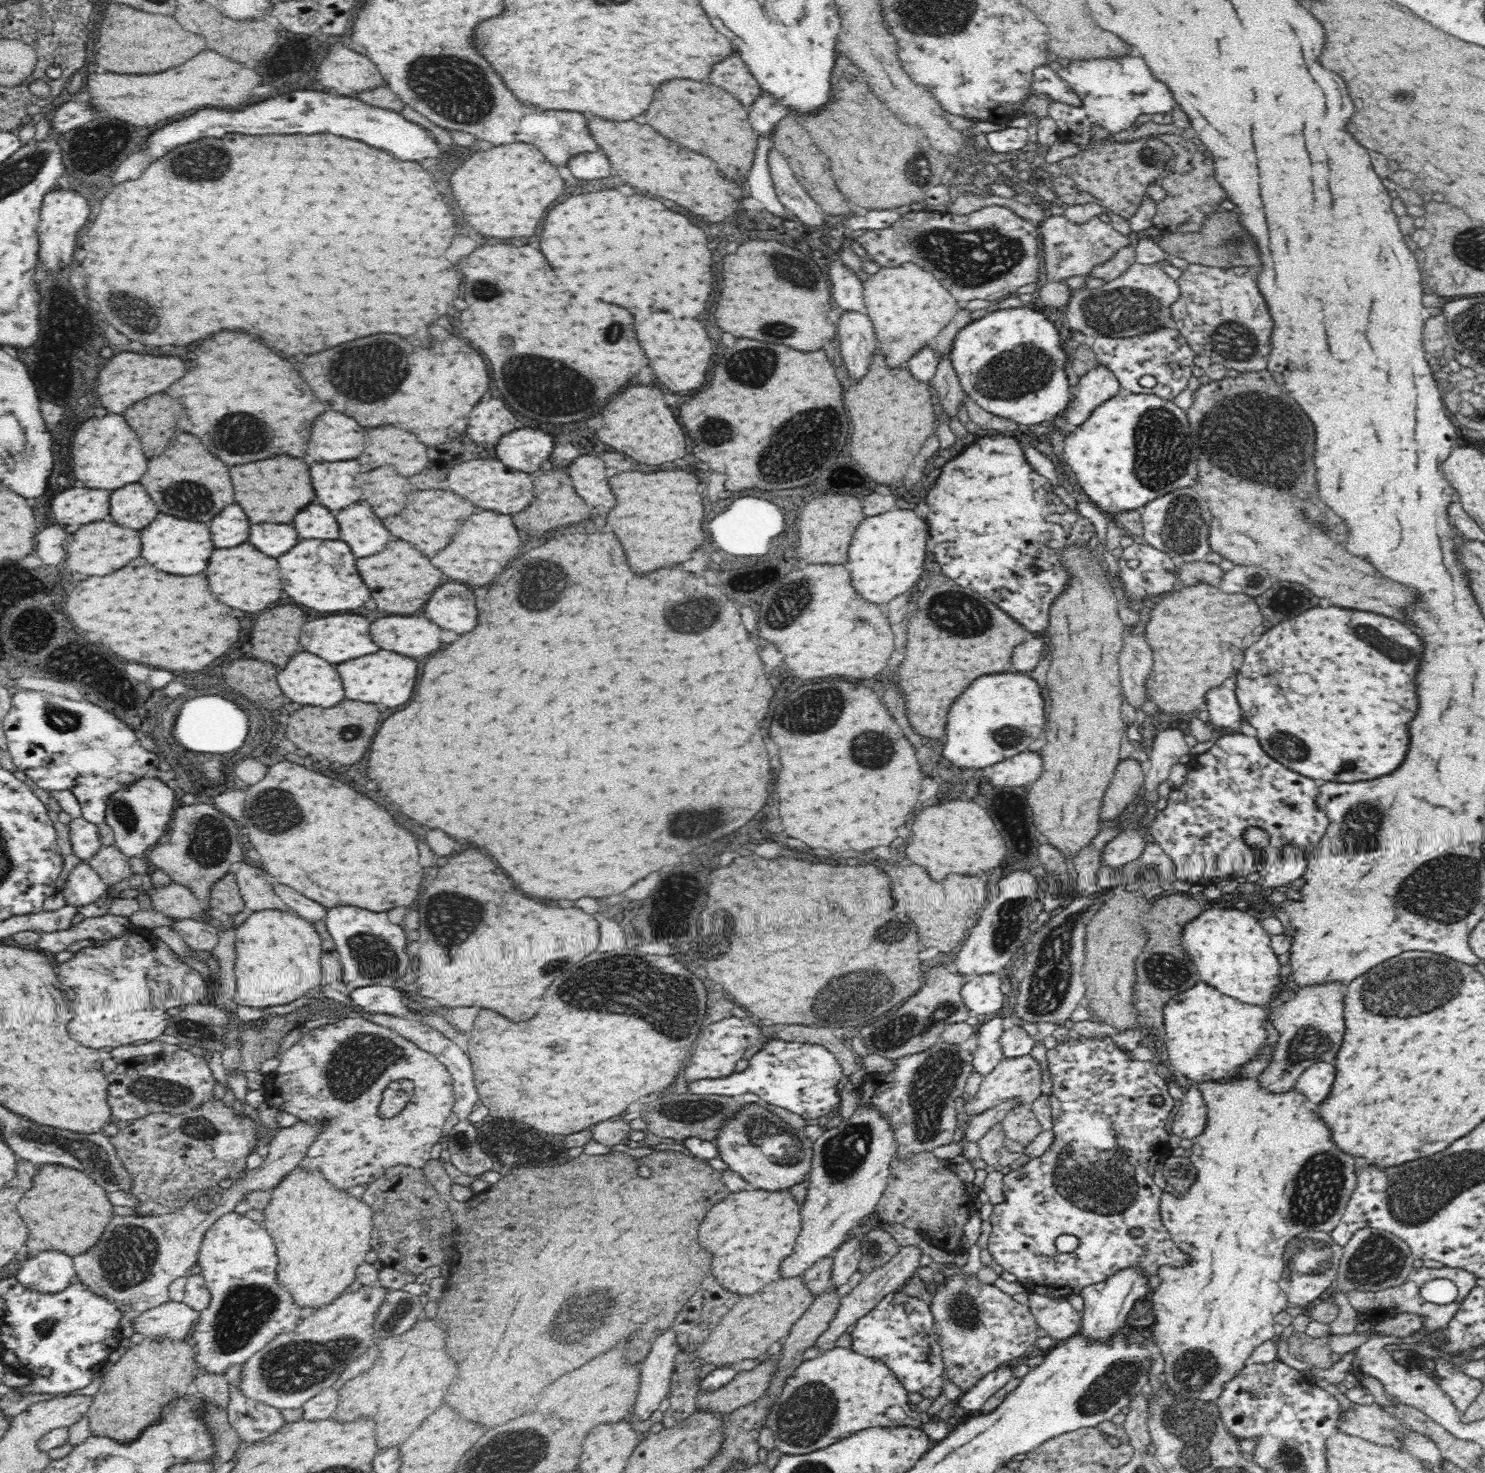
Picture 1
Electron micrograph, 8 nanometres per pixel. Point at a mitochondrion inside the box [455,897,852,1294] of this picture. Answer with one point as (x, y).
(664, 997)

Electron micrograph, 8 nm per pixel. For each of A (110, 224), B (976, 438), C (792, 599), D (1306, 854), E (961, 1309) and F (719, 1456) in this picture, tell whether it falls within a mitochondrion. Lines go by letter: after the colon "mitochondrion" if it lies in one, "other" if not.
A: other
B: other
C: mitochondrion
D: other
E: mitochondrion
F: other

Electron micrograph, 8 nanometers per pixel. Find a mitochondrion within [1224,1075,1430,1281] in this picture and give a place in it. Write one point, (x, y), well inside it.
(1310, 1204)

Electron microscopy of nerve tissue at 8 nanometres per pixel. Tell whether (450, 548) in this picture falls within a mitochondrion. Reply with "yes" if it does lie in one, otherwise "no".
no

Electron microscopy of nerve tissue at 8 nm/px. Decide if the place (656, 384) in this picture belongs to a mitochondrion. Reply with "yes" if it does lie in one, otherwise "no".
no

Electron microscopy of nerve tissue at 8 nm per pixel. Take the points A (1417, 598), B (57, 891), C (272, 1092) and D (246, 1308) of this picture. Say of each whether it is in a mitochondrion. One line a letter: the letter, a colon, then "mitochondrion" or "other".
A: other
B: other
C: other
D: mitochondrion

